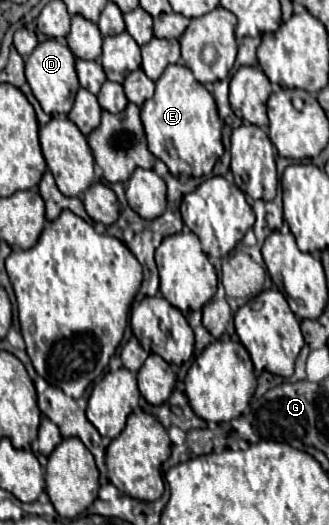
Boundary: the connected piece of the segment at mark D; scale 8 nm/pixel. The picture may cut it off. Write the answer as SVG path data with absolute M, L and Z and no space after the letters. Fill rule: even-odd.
M44 40L40 42L34 52L26 58L26 78L28 84L36 96L36 100L40 102L42 110L46 114L68 114L72 104L74 104L74 96L80 88L78 84L78 76L74 70L74 54L68 46L60 44L58 40Z

